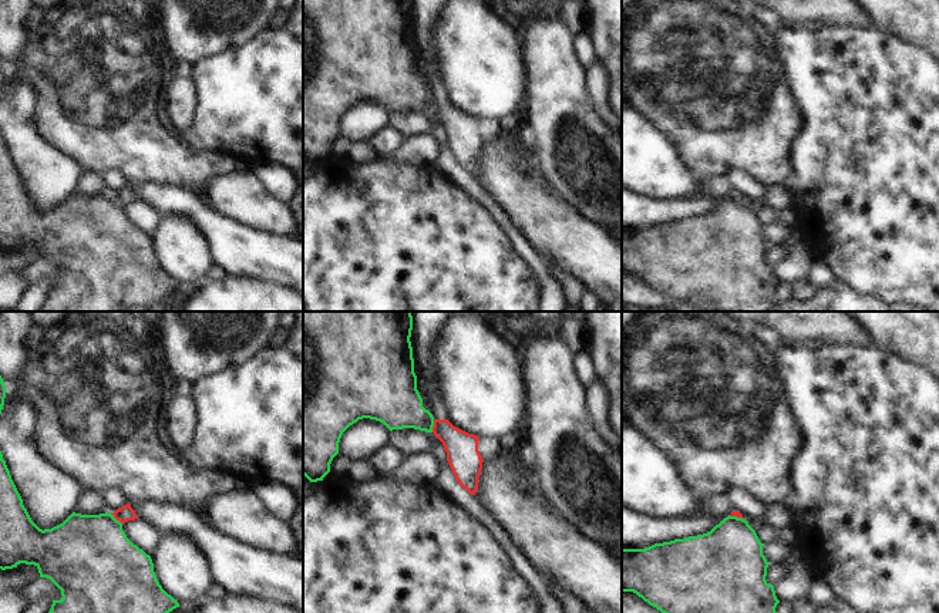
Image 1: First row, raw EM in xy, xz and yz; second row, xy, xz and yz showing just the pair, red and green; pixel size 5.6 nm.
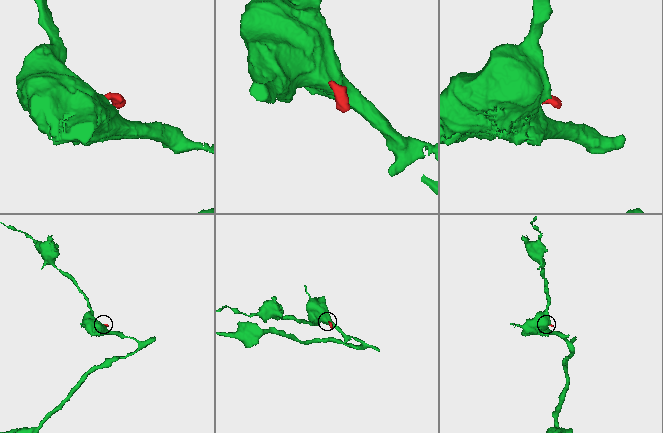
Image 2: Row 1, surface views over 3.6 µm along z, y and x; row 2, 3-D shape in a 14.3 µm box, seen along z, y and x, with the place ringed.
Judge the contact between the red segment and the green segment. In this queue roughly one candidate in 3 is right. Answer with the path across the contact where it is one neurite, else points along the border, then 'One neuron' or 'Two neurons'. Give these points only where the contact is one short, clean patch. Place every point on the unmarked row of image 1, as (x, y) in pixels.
Boundary: xz (434, 101), (431, 113). Two neurons

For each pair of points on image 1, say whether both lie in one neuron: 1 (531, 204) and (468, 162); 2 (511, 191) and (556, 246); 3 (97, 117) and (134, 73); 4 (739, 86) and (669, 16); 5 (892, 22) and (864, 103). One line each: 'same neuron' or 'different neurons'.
1: different neurons
2: same neuron
3: same neuron
4: same neuron
5: different neurons

